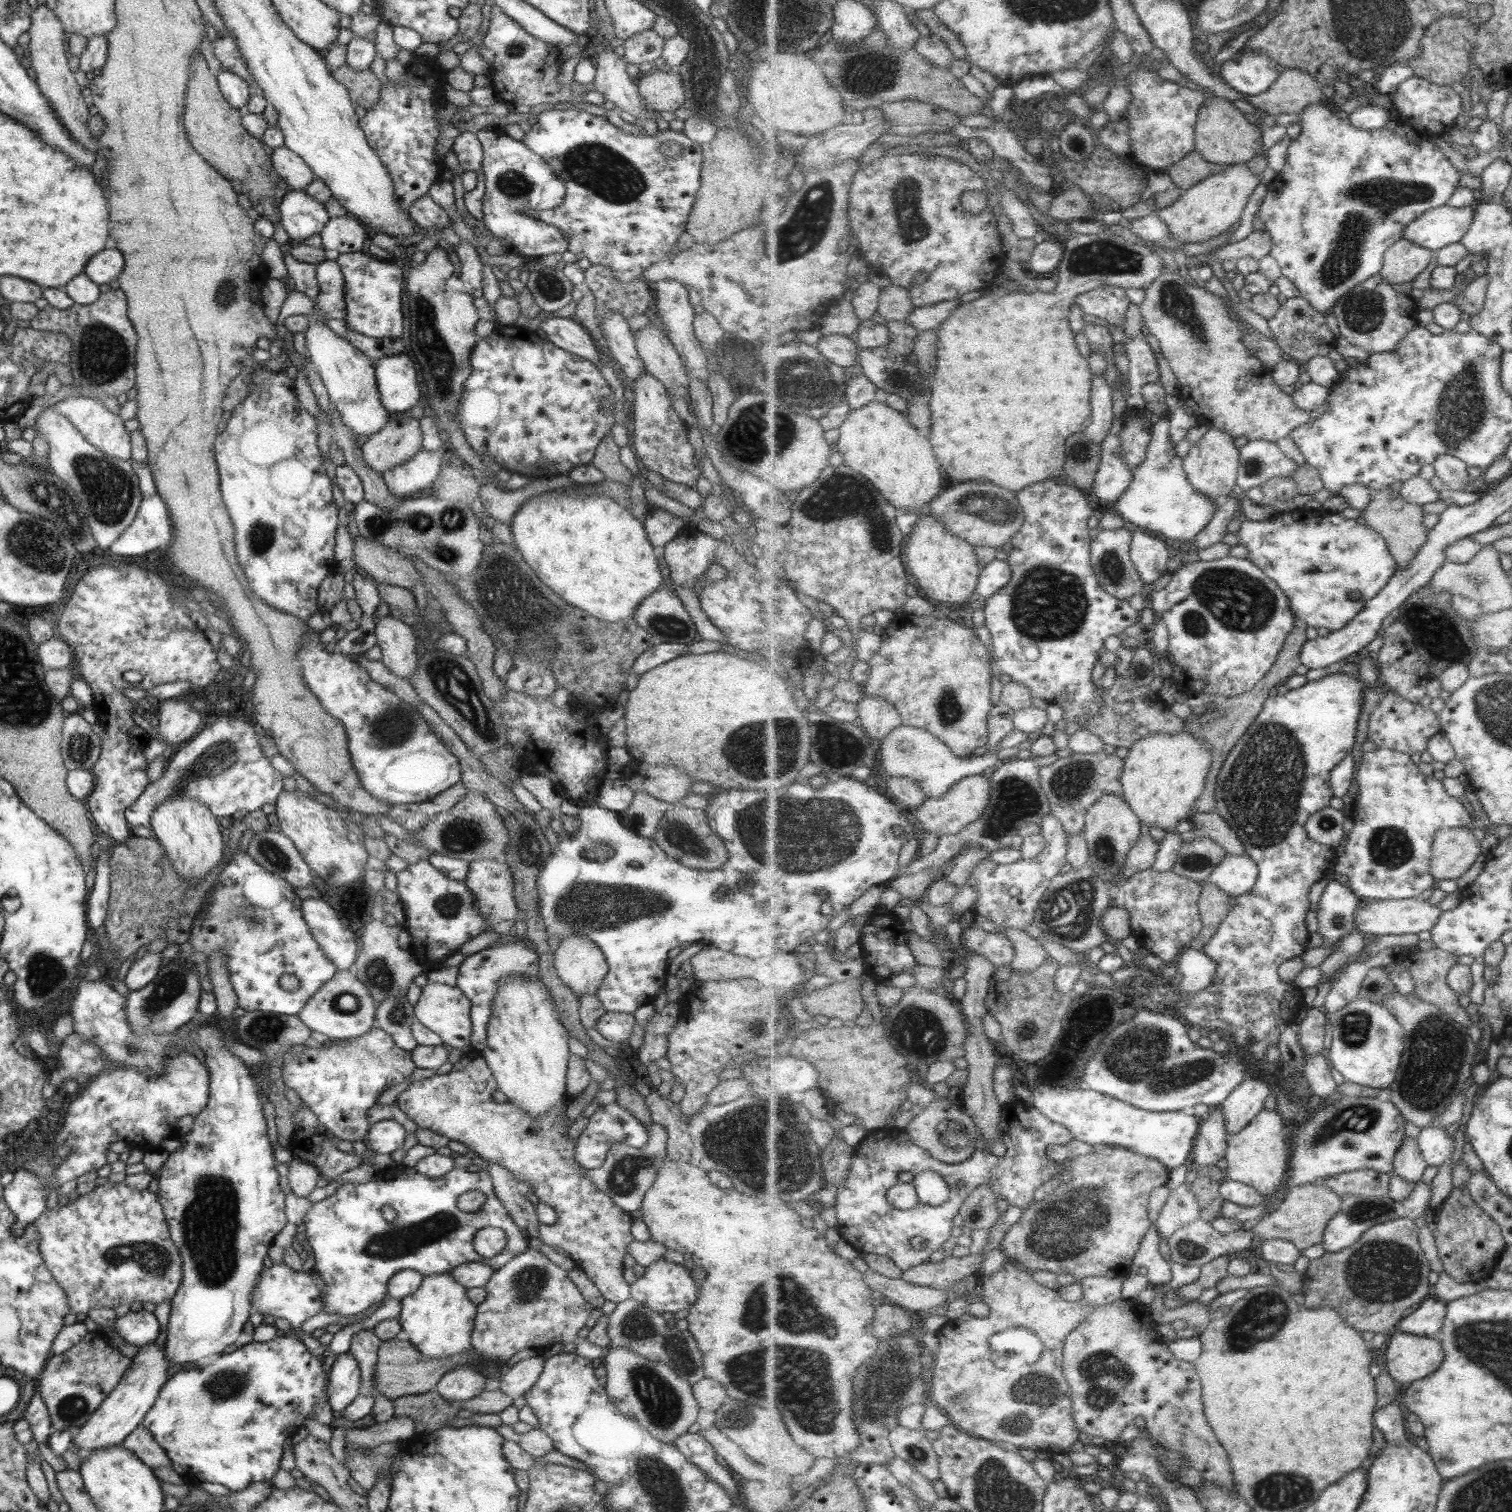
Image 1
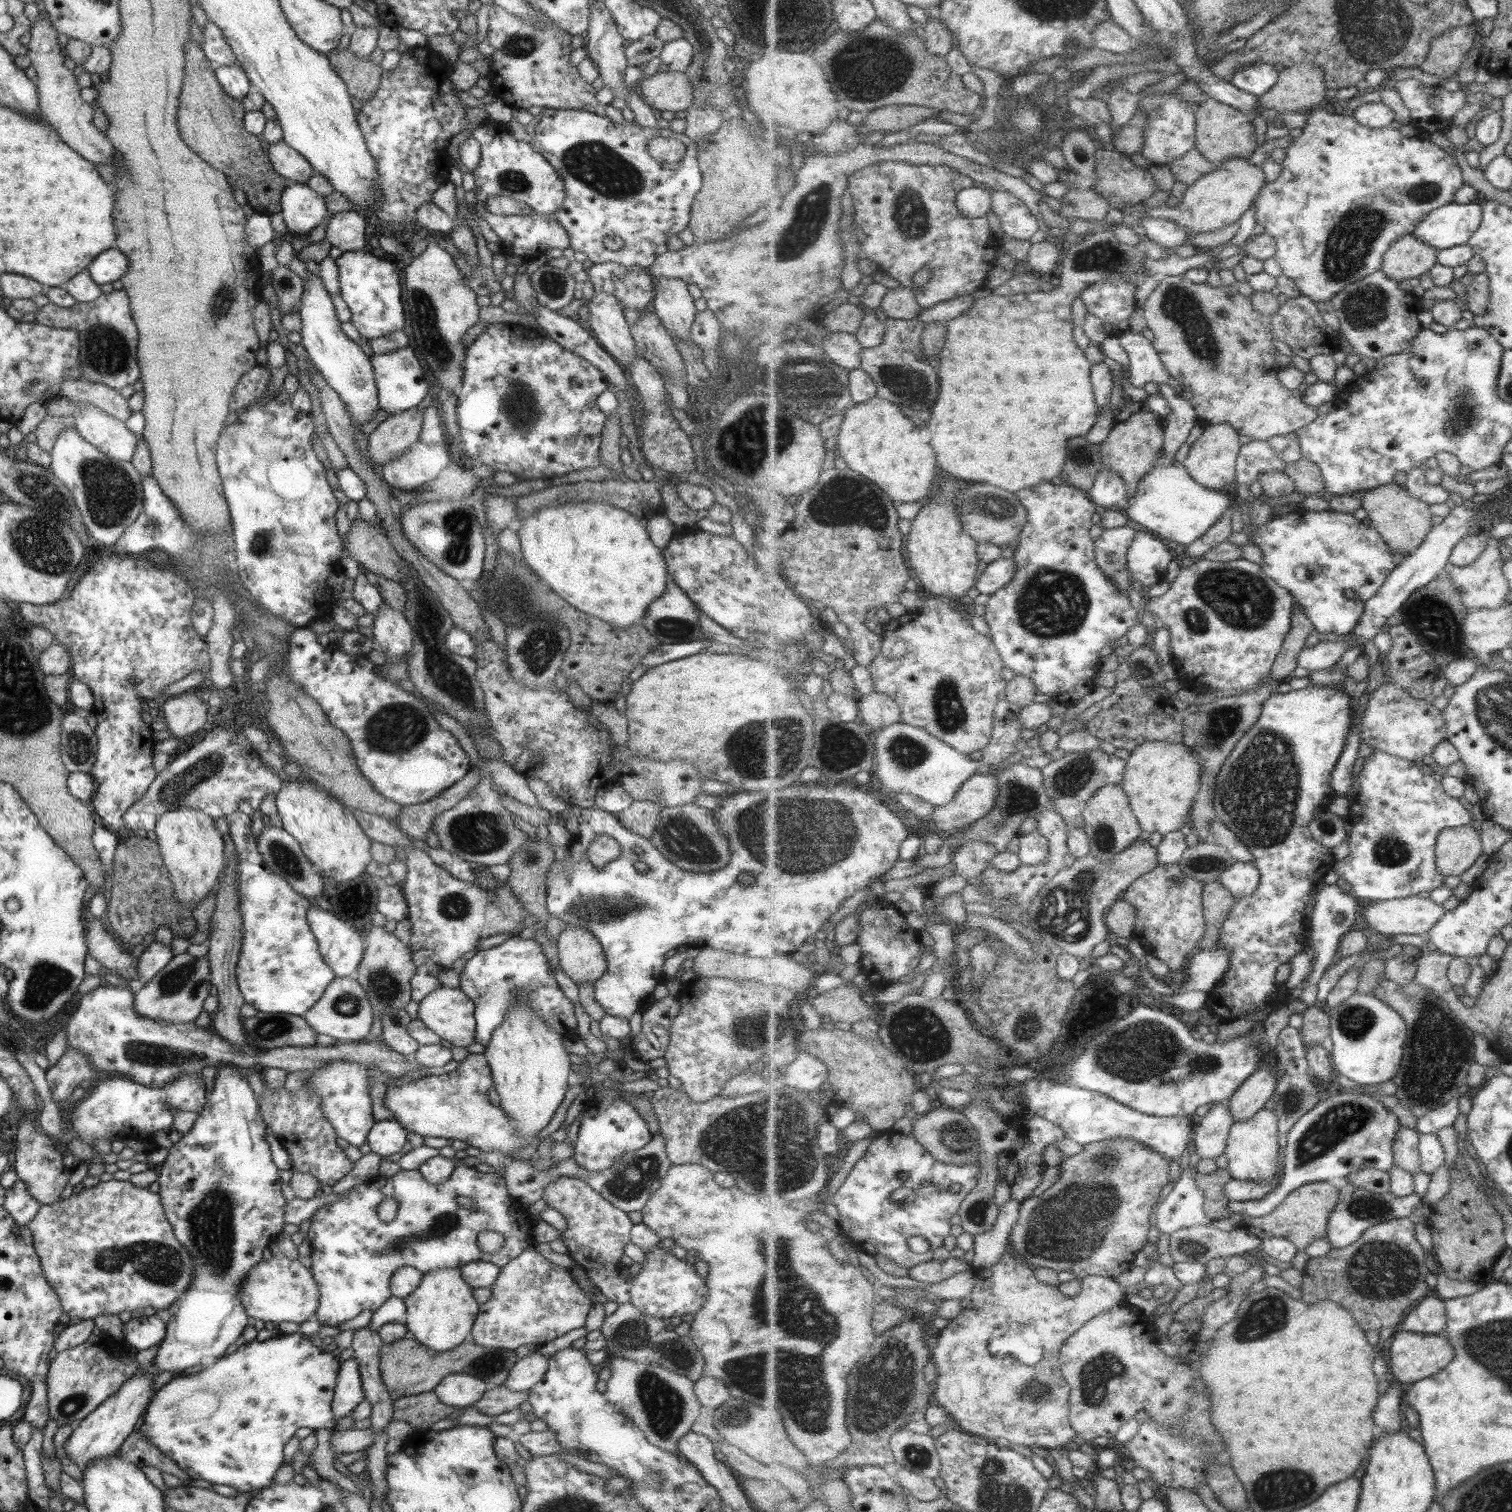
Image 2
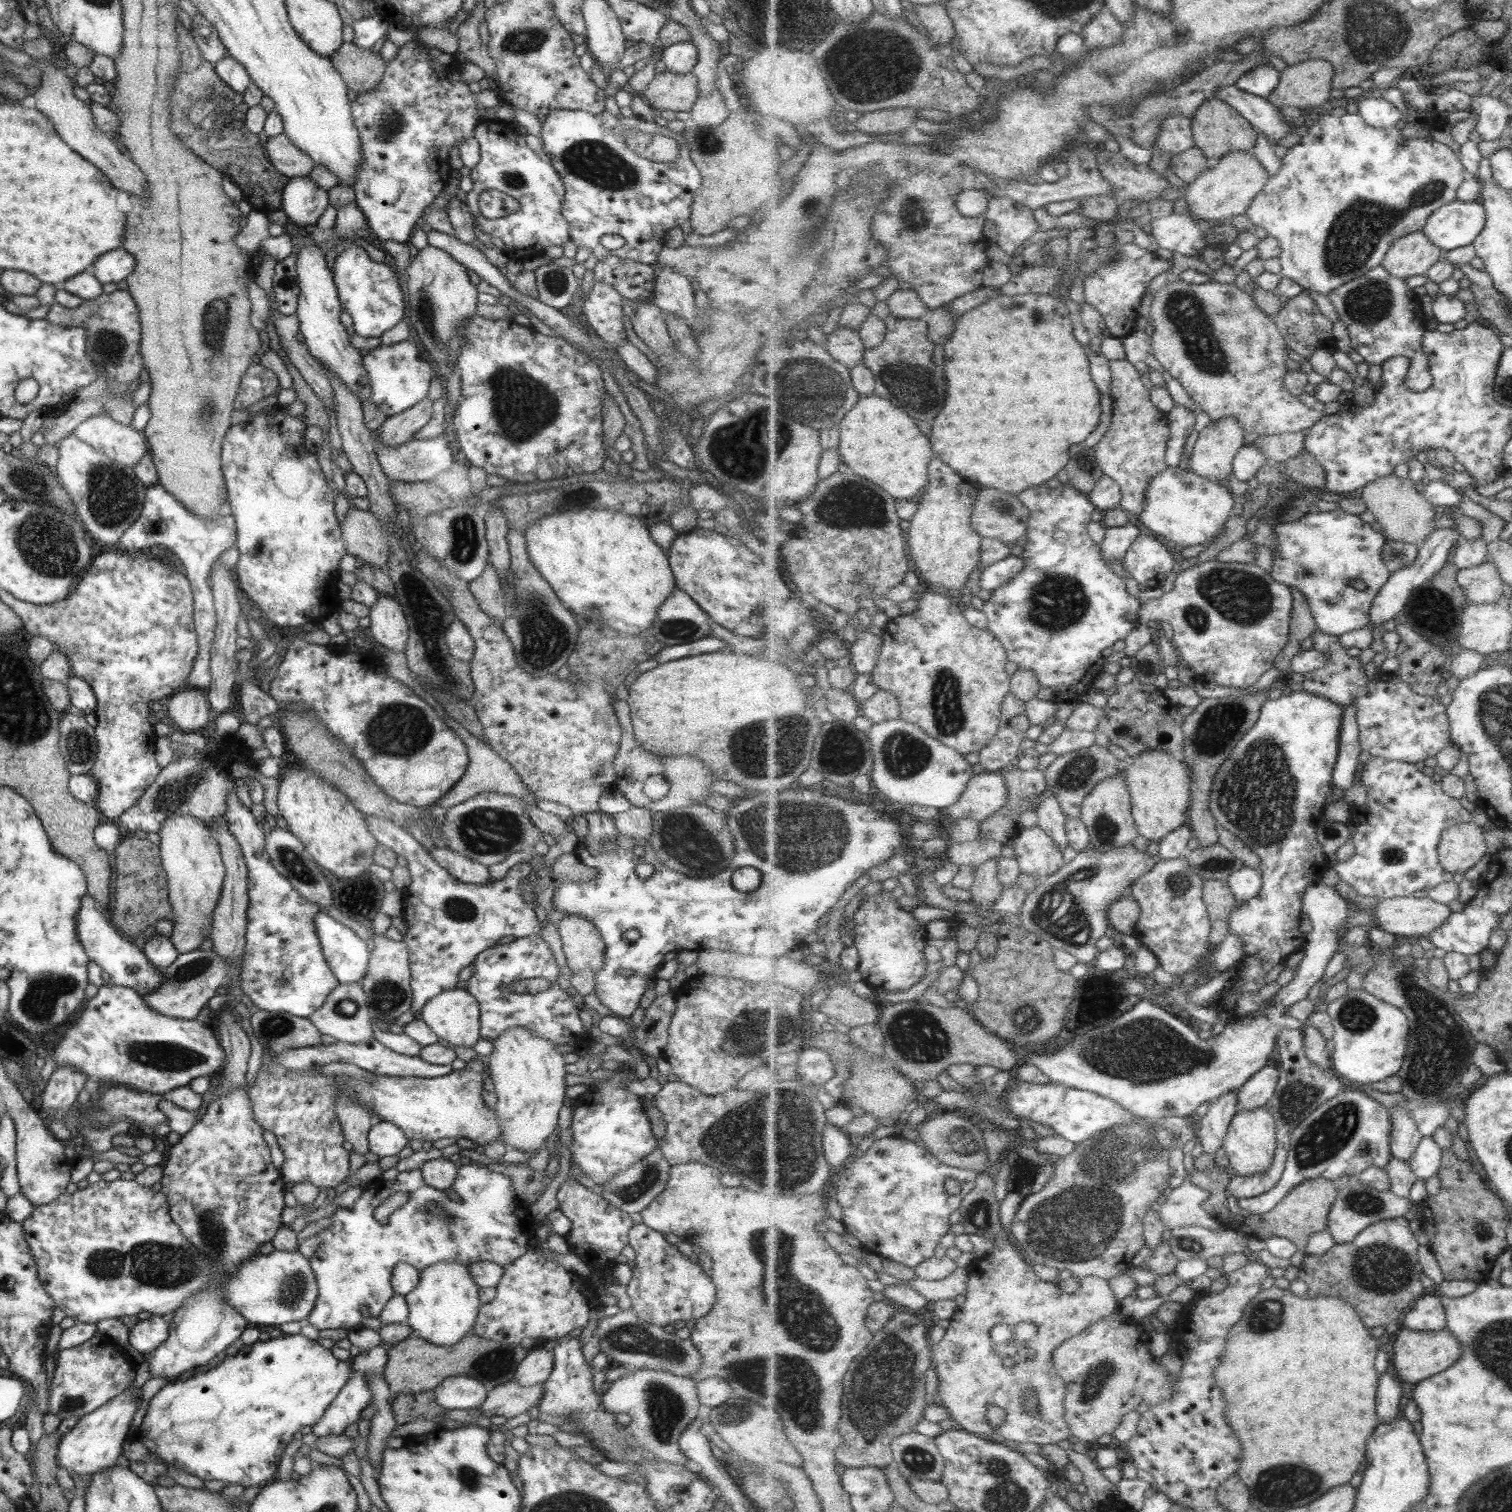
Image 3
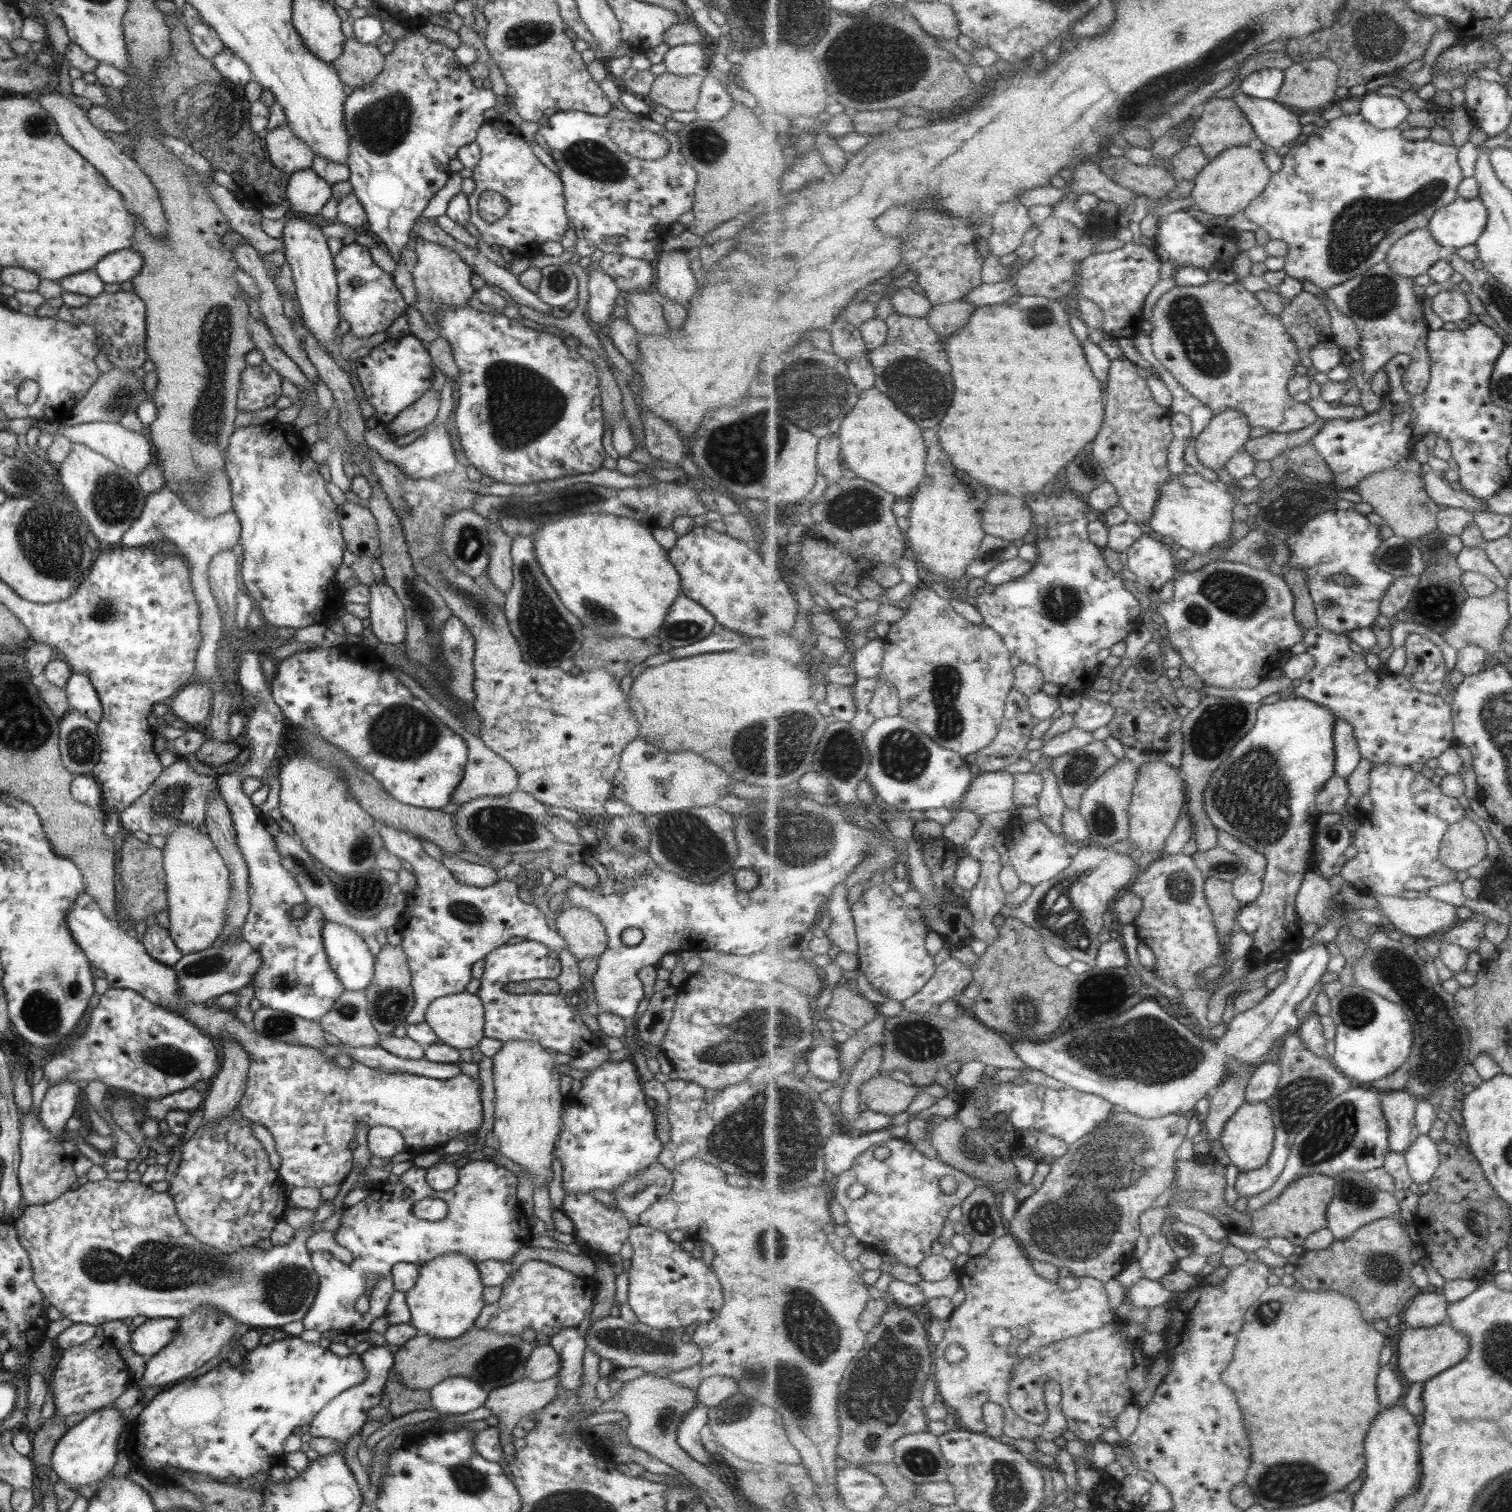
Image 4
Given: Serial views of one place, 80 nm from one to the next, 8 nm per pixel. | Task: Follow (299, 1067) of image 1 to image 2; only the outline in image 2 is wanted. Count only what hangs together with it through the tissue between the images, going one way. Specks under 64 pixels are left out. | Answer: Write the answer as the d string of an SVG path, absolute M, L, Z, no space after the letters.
M329 1059L314 1068L302 1084L318 1096L321 1114L333 1127L335 1135L355 1148L363 1145L374 1123L371 1117L371 1098L369 1097L369 1081L372 1078L381 1080L385 1085L394 1080L393 1076L387 1075L382 1070L370 1069L349 1059Z

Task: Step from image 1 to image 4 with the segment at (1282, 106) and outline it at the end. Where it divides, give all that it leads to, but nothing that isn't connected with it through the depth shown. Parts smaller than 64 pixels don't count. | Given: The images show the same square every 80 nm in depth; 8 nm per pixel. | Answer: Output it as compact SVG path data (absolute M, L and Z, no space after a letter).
M1319 58L1317 60L1300 61L1292 64L1284 70L1285 82L1280 93L1274 98L1278 103L1282 103L1292 109L1297 109L1306 114L1317 112L1327 102L1334 100L1335 90L1340 77L1340 66L1329 58Z

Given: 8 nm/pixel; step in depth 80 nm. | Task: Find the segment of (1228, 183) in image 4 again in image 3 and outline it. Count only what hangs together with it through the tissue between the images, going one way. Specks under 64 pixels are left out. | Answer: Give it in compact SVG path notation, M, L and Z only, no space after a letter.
M1234 150L1212 163L1211 168L1201 174L1195 183L1189 184L1185 201L1193 218L1230 223L1236 216L1246 215L1253 200L1266 188L1269 180L1269 172L1253 153Z

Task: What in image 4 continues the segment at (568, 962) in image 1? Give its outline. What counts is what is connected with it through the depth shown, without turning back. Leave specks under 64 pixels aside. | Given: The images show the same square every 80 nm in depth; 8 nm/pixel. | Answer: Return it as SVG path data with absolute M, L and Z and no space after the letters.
M571 906L566 911L553 915L556 932L563 941L567 952L576 962L585 957L598 957L606 950L607 937L601 923L584 908Z

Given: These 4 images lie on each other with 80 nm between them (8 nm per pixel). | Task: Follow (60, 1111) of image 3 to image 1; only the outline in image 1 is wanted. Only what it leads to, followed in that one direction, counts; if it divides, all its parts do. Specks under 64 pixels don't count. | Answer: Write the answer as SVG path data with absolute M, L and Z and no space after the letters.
M77 1033L68 1034L61 1040L55 1056L61 1066L51 1070L47 1083L55 1086L57 1091L62 1090L63 1080L74 1079L77 1074L97 1076L105 1072L104 1056L100 1053L100 1048L96 1047L93 1041L85 1040Z

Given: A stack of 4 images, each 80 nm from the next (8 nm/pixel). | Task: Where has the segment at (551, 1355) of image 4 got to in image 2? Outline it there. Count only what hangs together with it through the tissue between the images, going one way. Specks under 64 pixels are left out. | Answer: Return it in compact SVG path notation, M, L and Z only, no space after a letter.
M536 1349L535 1353L517 1359L509 1369L503 1385L509 1390L528 1391L547 1370L548 1358Z

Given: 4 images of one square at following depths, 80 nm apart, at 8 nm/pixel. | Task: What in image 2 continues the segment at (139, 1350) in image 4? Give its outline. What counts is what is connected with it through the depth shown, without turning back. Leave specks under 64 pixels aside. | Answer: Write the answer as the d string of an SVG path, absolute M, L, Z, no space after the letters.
M140 1314L123 1323L122 1338L137 1351L157 1344L164 1337L166 1324L154 1315Z

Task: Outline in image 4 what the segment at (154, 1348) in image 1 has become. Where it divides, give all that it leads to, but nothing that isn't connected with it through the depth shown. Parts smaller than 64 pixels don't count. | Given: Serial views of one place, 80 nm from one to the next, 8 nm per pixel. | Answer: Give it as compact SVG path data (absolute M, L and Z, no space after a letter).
M110 1406L104 1407L85 1415L81 1422L74 1424L61 1435L54 1446L50 1458L50 1469L68 1484L68 1488L75 1491L77 1486L91 1484L100 1481L109 1474L111 1468L117 1462L117 1438L124 1428L125 1420L123 1412Z

